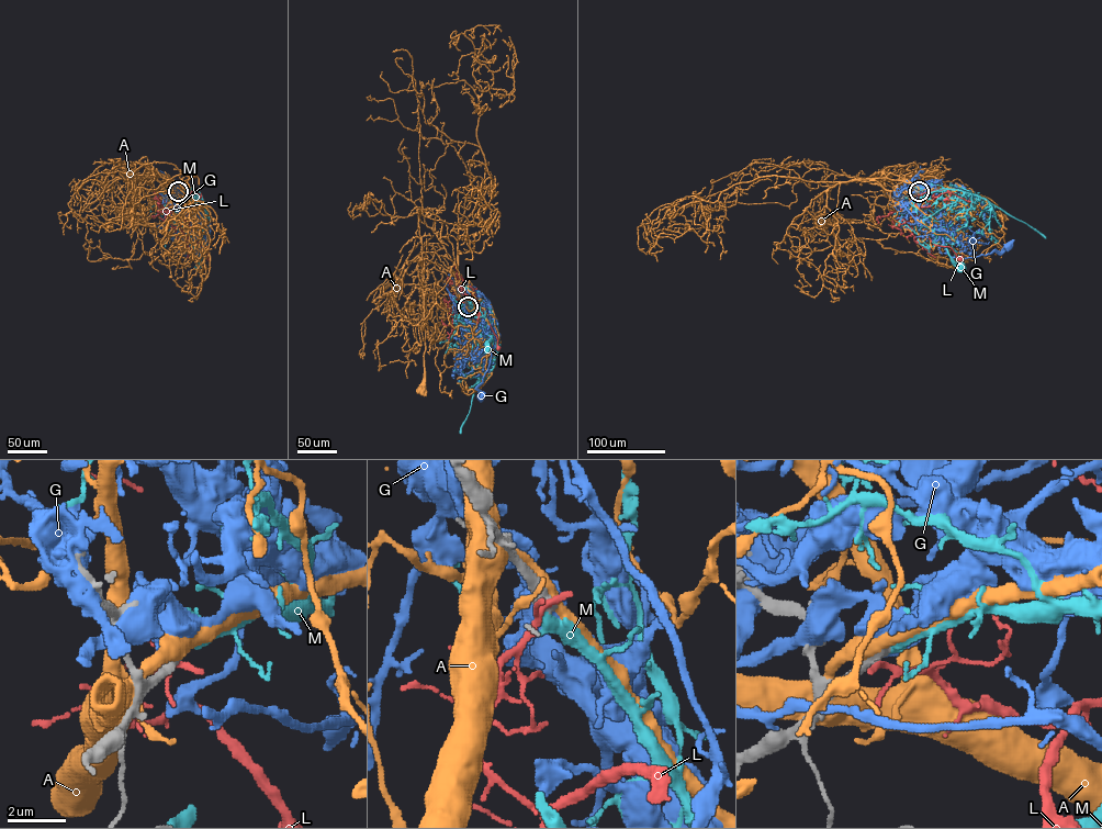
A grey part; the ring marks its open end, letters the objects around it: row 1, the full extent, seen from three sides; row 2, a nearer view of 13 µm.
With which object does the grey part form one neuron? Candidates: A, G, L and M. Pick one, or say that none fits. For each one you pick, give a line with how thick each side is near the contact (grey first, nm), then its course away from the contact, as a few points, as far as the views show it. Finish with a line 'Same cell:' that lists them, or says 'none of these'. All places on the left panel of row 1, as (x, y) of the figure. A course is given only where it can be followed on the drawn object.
M: 480 nm thick on the grey side, 440 nm on the other; it runs (178, 191), (193, 189), (183, 203), (183, 216), (186, 228), (201, 255), (198, 267)
Same cell: M

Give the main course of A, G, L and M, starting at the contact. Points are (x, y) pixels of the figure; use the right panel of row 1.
A: (918, 191), (937, 203), (949, 203), (953, 200), (949, 202), (953, 211), (933, 227), (964, 211), (1001, 215)
G: (918, 191), (929, 188), (930, 212), (939, 224), (935, 239), (951, 256), (967, 258), (1001, 253), (1008, 245)
L: (918, 191), (923, 192), (922, 198), (911, 206), (915, 220), (935, 245), (949, 247), (960, 259)
M: (919, 191), (958, 189), (969, 193), (954, 203), (944, 234), (949, 256), (962, 267)

